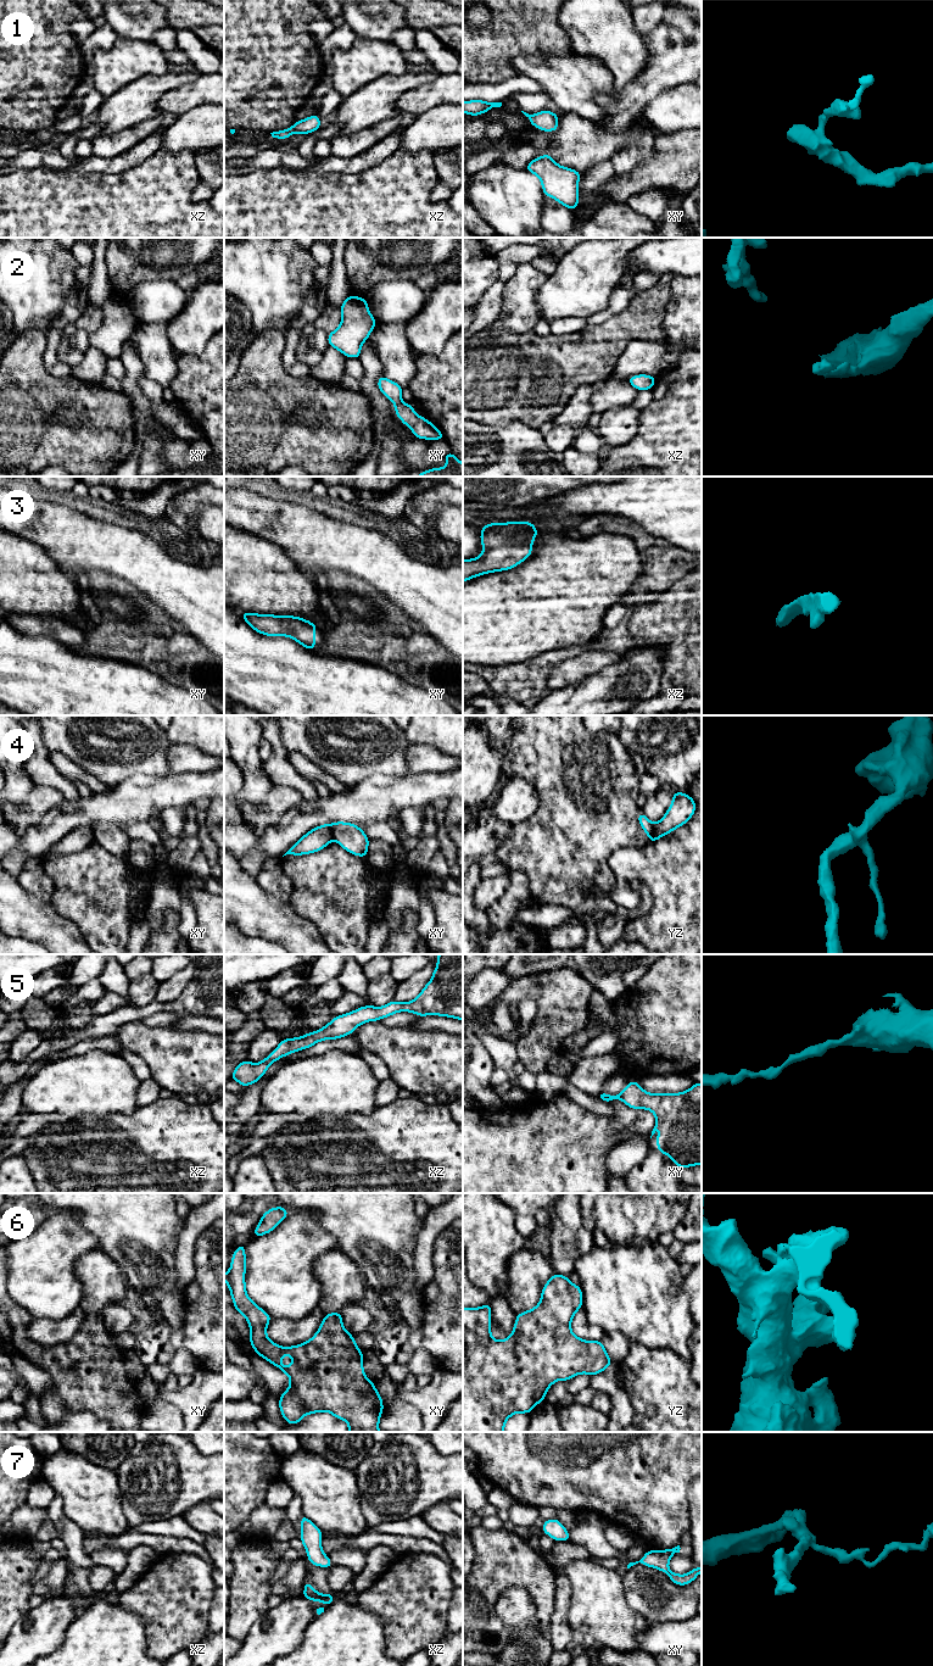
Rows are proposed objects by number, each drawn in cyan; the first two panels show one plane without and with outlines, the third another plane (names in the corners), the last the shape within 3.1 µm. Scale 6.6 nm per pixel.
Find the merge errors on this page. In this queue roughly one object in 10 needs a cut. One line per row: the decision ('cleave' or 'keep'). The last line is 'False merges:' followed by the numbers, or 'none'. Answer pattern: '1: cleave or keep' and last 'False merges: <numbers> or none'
1: keep
2: keep
3: keep
4: cleave
5: keep
6: keep
7: keep
False merges: 4

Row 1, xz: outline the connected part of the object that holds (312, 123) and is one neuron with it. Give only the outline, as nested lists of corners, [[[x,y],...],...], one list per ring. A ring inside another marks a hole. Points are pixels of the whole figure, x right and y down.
[[[313,115],[311,117],[307,117],[302,121],[296,121],[295,124],[291,128],[278,130],[270,133],[273,138],[284,140],[289,136],[291,136],[294,133],[298,134],[309,134],[312,132],[318,130],[322,127],[320,118],[318,115]]]

